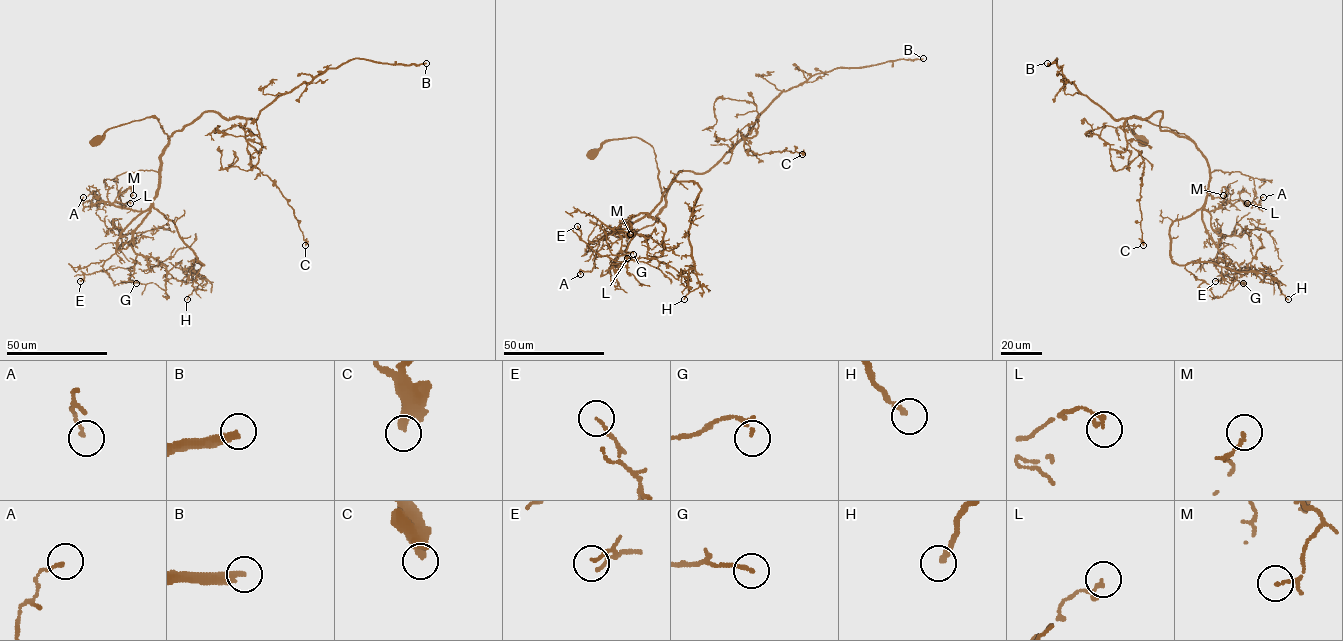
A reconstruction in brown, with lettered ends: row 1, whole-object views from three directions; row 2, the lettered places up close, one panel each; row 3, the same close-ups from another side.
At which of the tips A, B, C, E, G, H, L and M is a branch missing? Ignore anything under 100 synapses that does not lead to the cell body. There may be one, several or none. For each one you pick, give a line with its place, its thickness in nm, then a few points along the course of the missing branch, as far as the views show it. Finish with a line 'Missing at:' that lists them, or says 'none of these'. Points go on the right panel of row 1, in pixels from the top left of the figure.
B: Place: (1047, 63). Thickness 320 nm. Course of what is missing: (1047, 63), (1065, 50), (1101, 102), (1129, 115), (1142, 127), (1143, 137), (1125, 146), (1104, 133), (1085, 112)
Missing at: B

